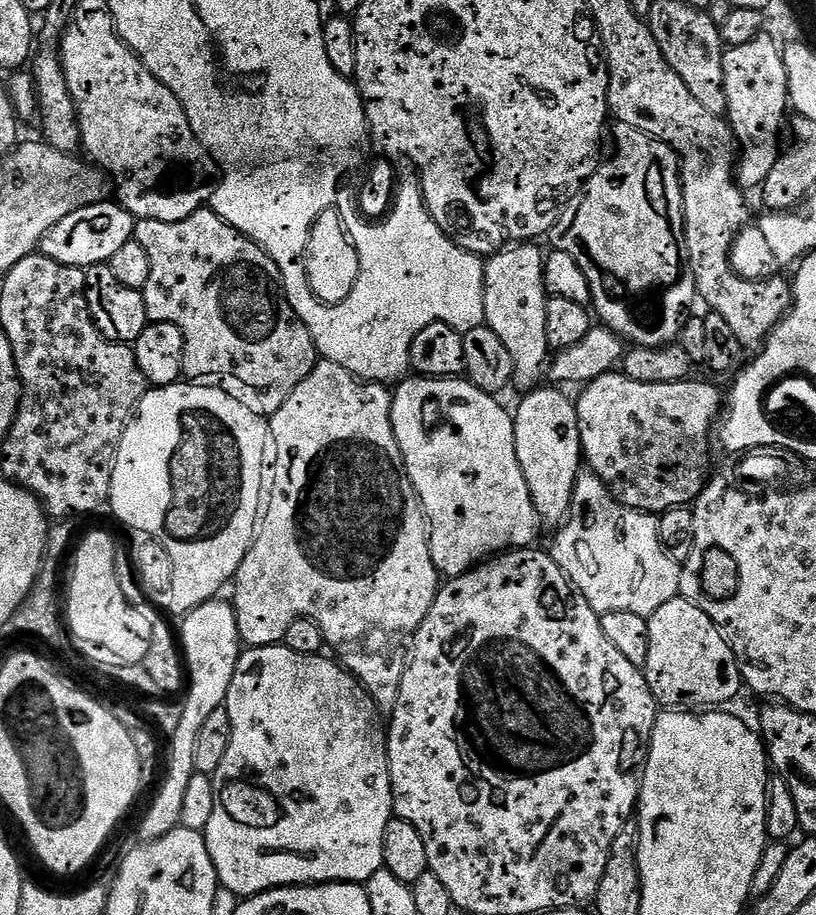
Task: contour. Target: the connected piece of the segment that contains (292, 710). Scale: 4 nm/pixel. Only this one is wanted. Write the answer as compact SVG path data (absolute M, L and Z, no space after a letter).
M283 643L271 644L270 646L262 646L261 648L248 648L241 651L240 661L236 664L234 670L234 678L230 682L230 690L228 691L228 699L226 707L230 714L230 726L232 733L230 734L230 750L226 750L226 758L222 758L222 766L218 766L215 776L212 777L212 785L214 786L214 815L211 816L210 822L204 828L204 841L210 850L210 858L214 862L214 870L219 887L230 890L234 895L241 898L256 896L260 892L269 892L271 888L294 888L297 884L362 884L367 885L368 879L374 874L378 874L378 870L384 867L384 835L386 834L386 826L394 819L392 811L392 783L390 782L390 770L388 769L388 737L386 735L385 725L380 724L380 716L376 713L378 708L377 701L368 695L364 685L352 675L351 672L345 670L339 663L336 664L332 660L327 660L327 655L307 656L306 654L294 654L294 650L285 648Z

